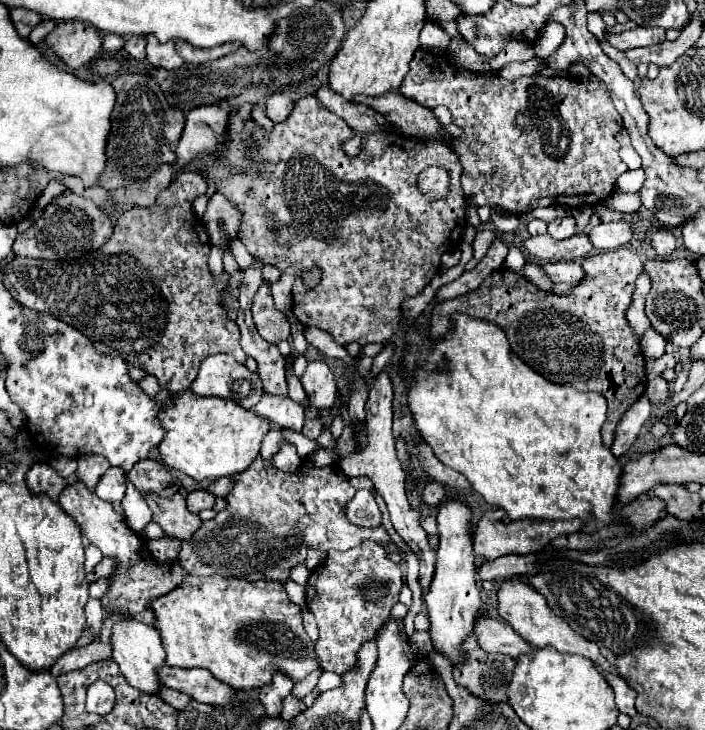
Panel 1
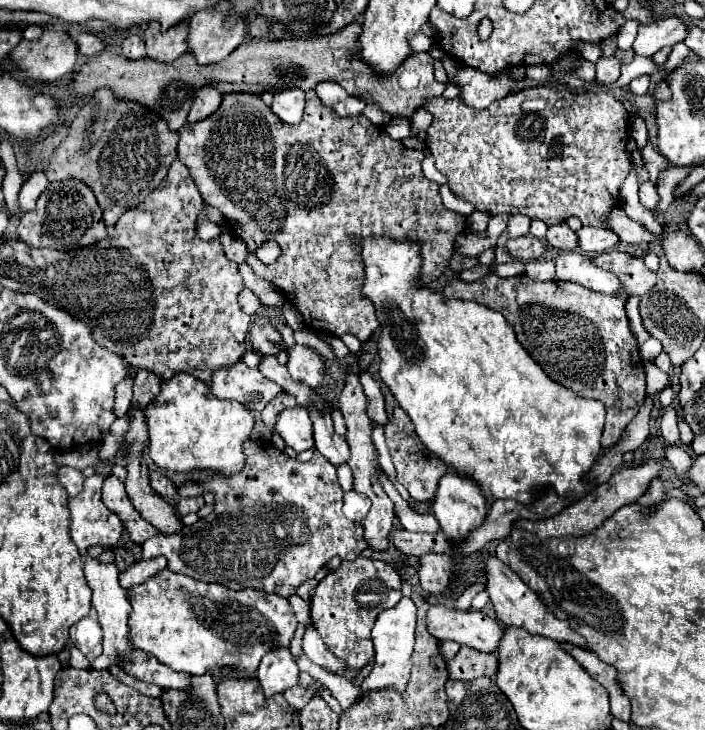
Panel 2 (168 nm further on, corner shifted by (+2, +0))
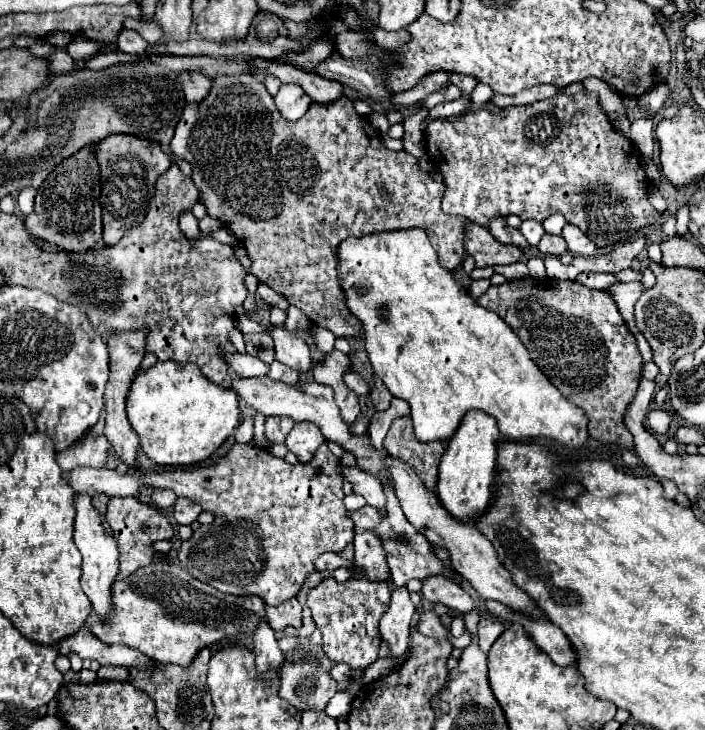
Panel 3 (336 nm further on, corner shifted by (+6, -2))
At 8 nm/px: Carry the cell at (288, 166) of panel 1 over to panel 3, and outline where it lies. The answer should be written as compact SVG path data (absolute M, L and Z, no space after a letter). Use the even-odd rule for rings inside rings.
M241 74L241 76L217 76L213 78L213 88L211 94L199 104L187 104L183 110L183 116L177 124L175 136L171 140L171 152L183 160L187 160L193 168L193 182L199 188L199 202L207 208L209 216L219 218L235 236L241 244L245 244L247 256L251 260L251 268L249 272L255 274L259 278L259 282L267 284L269 288L273 288L277 294L285 296L289 300L289 304L297 306L301 312L305 312L305 316L321 328L331 330L335 336L359 336L361 332L361 320L357 316L351 314L351 310L345 304L345 292L341 290L341 282L339 282L339 274L337 274L337 266L339 266L339 258L337 258L337 246L341 244L341 240L349 238L349 236L365 236L365 234L373 234L373 232L387 232L387 230L403 230L403 228L423 228L433 244L433 248L439 254L439 262L443 268L453 270L455 266L459 266L465 258L465 224L469 224L469 220L465 218L453 218L449 214L445 214L441 210L441 198L443 198L443 184L437 184L427 172L423 172L419 168L419 164L415 162L415 158L407 152L391 152L383 146L381 134L369 124L369 120L365 116L359 116L355 112L353 100L351 98L341 98L333 104L311 104L309 110L305 112L305 116L297 122L287 122L279 116L273 98L269 96L269 92L263 86L263 80L251 74Z

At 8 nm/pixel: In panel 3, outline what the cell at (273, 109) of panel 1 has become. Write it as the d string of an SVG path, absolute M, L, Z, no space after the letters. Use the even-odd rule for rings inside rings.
M281 84L279 92L275 94L275 106L279 114L289 122L299 120L307 112L311 102L313 100L301 90L301 86L293 86L293 84Z

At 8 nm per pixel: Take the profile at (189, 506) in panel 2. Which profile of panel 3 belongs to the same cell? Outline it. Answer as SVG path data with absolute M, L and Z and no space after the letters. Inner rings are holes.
M179 498L173 506L173 516L175 516L177 524L191 524L197 520L199 514L201 514L201 506L187 498Z

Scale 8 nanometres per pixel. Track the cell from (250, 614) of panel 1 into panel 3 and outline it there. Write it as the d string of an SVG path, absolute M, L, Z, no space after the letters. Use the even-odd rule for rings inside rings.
M149 564L113 584L115 616L109 622L87 622L105 644L125 644L159 664L189 666L205 644L245 644L259 622L267 622L265 602L257 596L233 596L195 580L183 566Z

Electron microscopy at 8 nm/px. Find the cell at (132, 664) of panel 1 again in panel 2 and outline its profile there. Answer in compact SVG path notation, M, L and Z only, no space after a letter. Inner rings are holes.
M85 556L85 578L89 588L93 590L93 606L99 614L99 624L103 628L103 654L91 662L91 668L103 670L109 668L111 664L119 664L125 652L133 650L133 646L129 646L129 636L127 636L129 634L127 618L131 612L131 604L127 600L127 590L123 590L119 584L119 568L115 564L103 564L99 562L99 558Z

